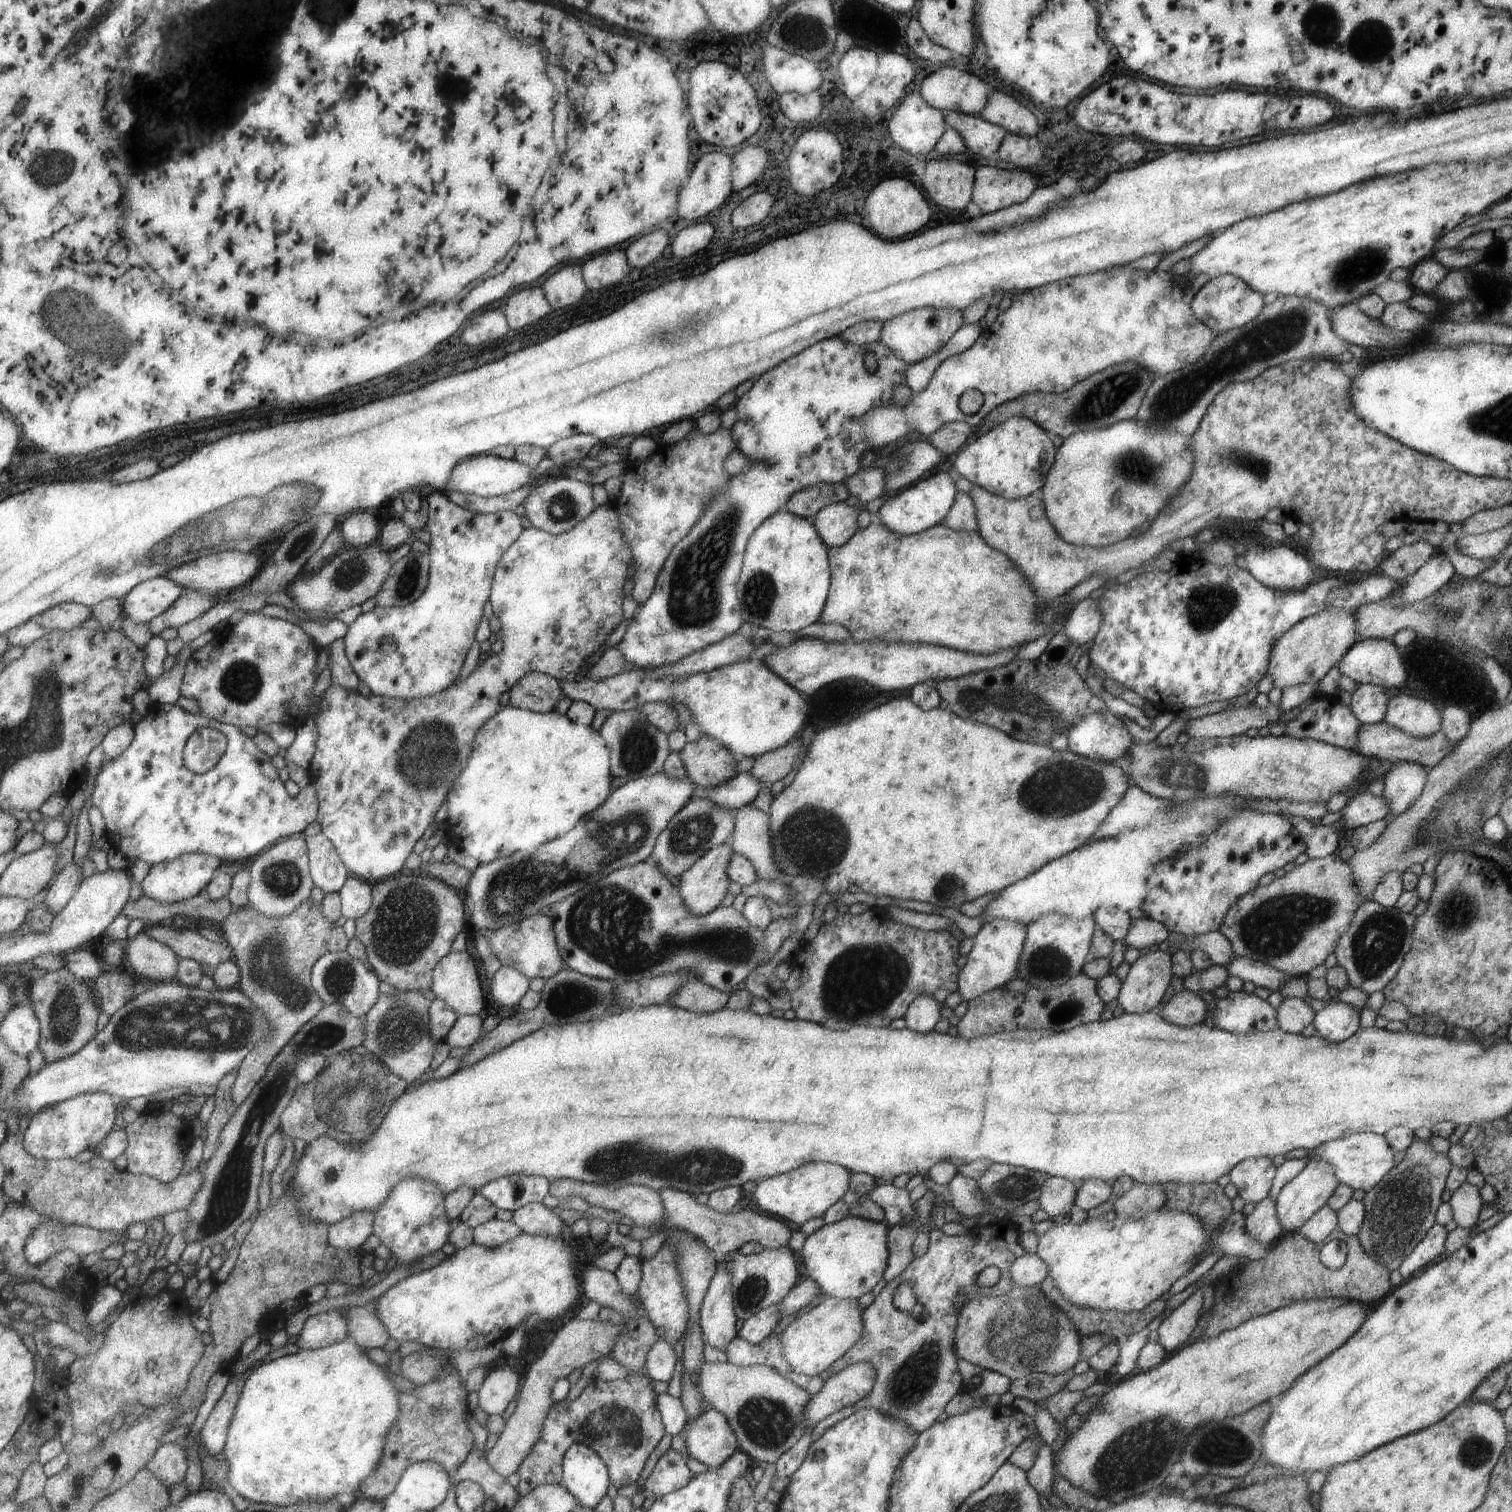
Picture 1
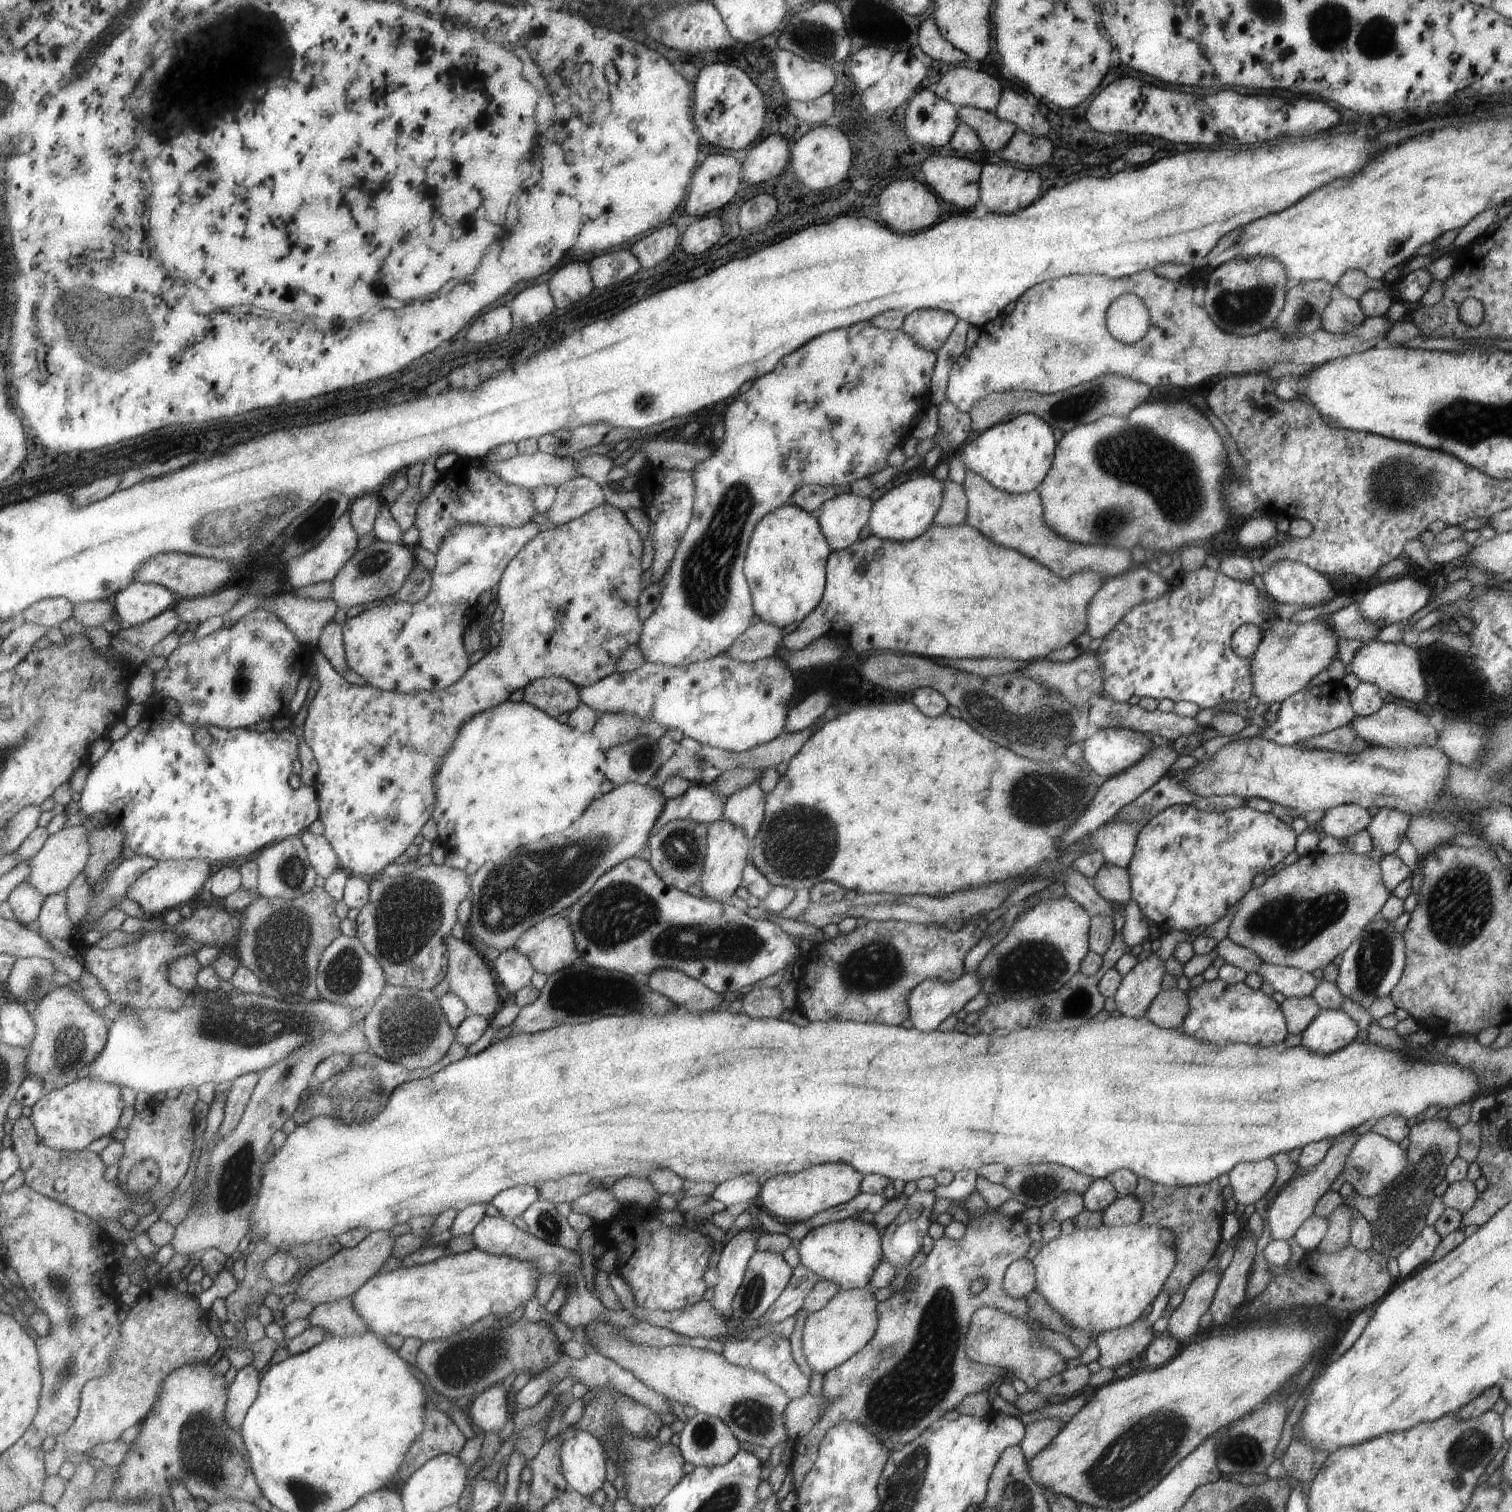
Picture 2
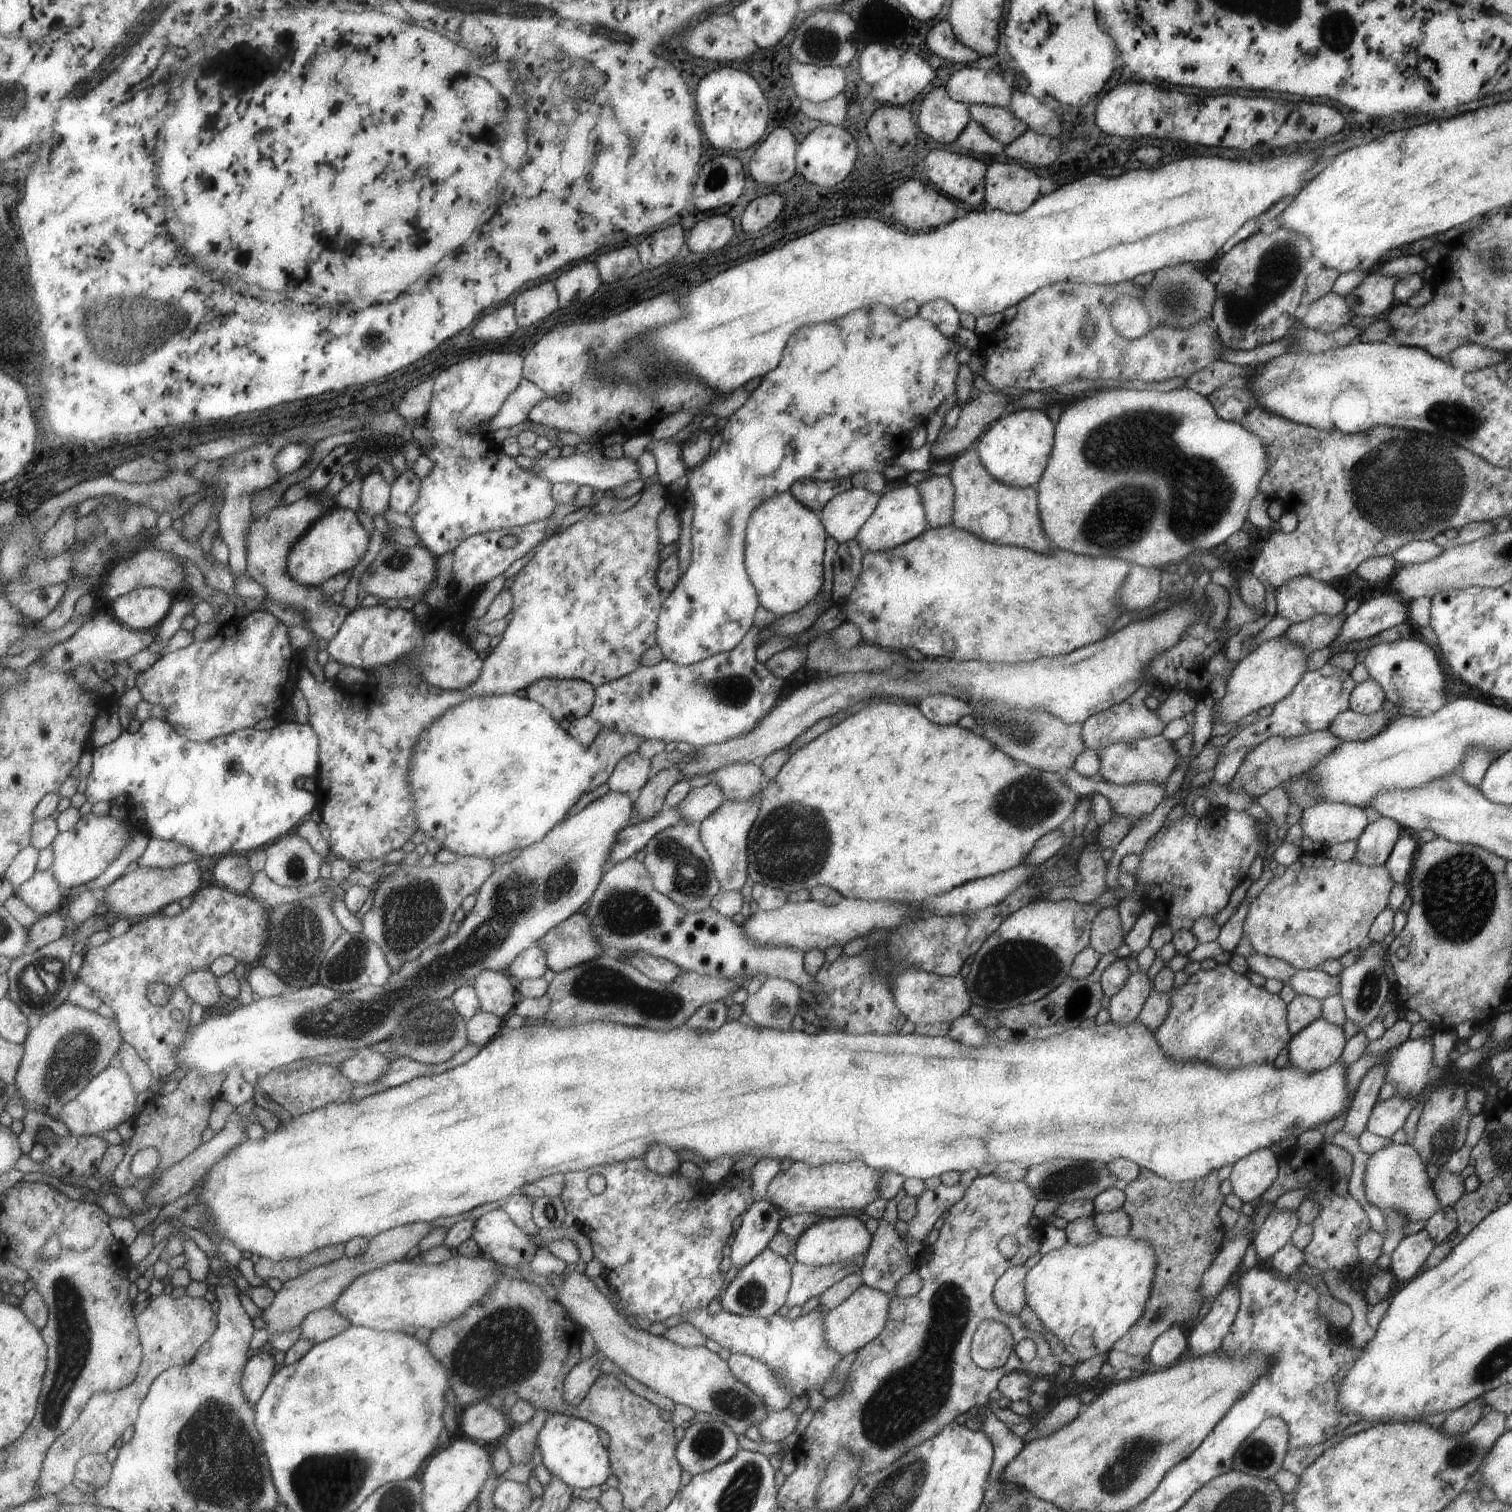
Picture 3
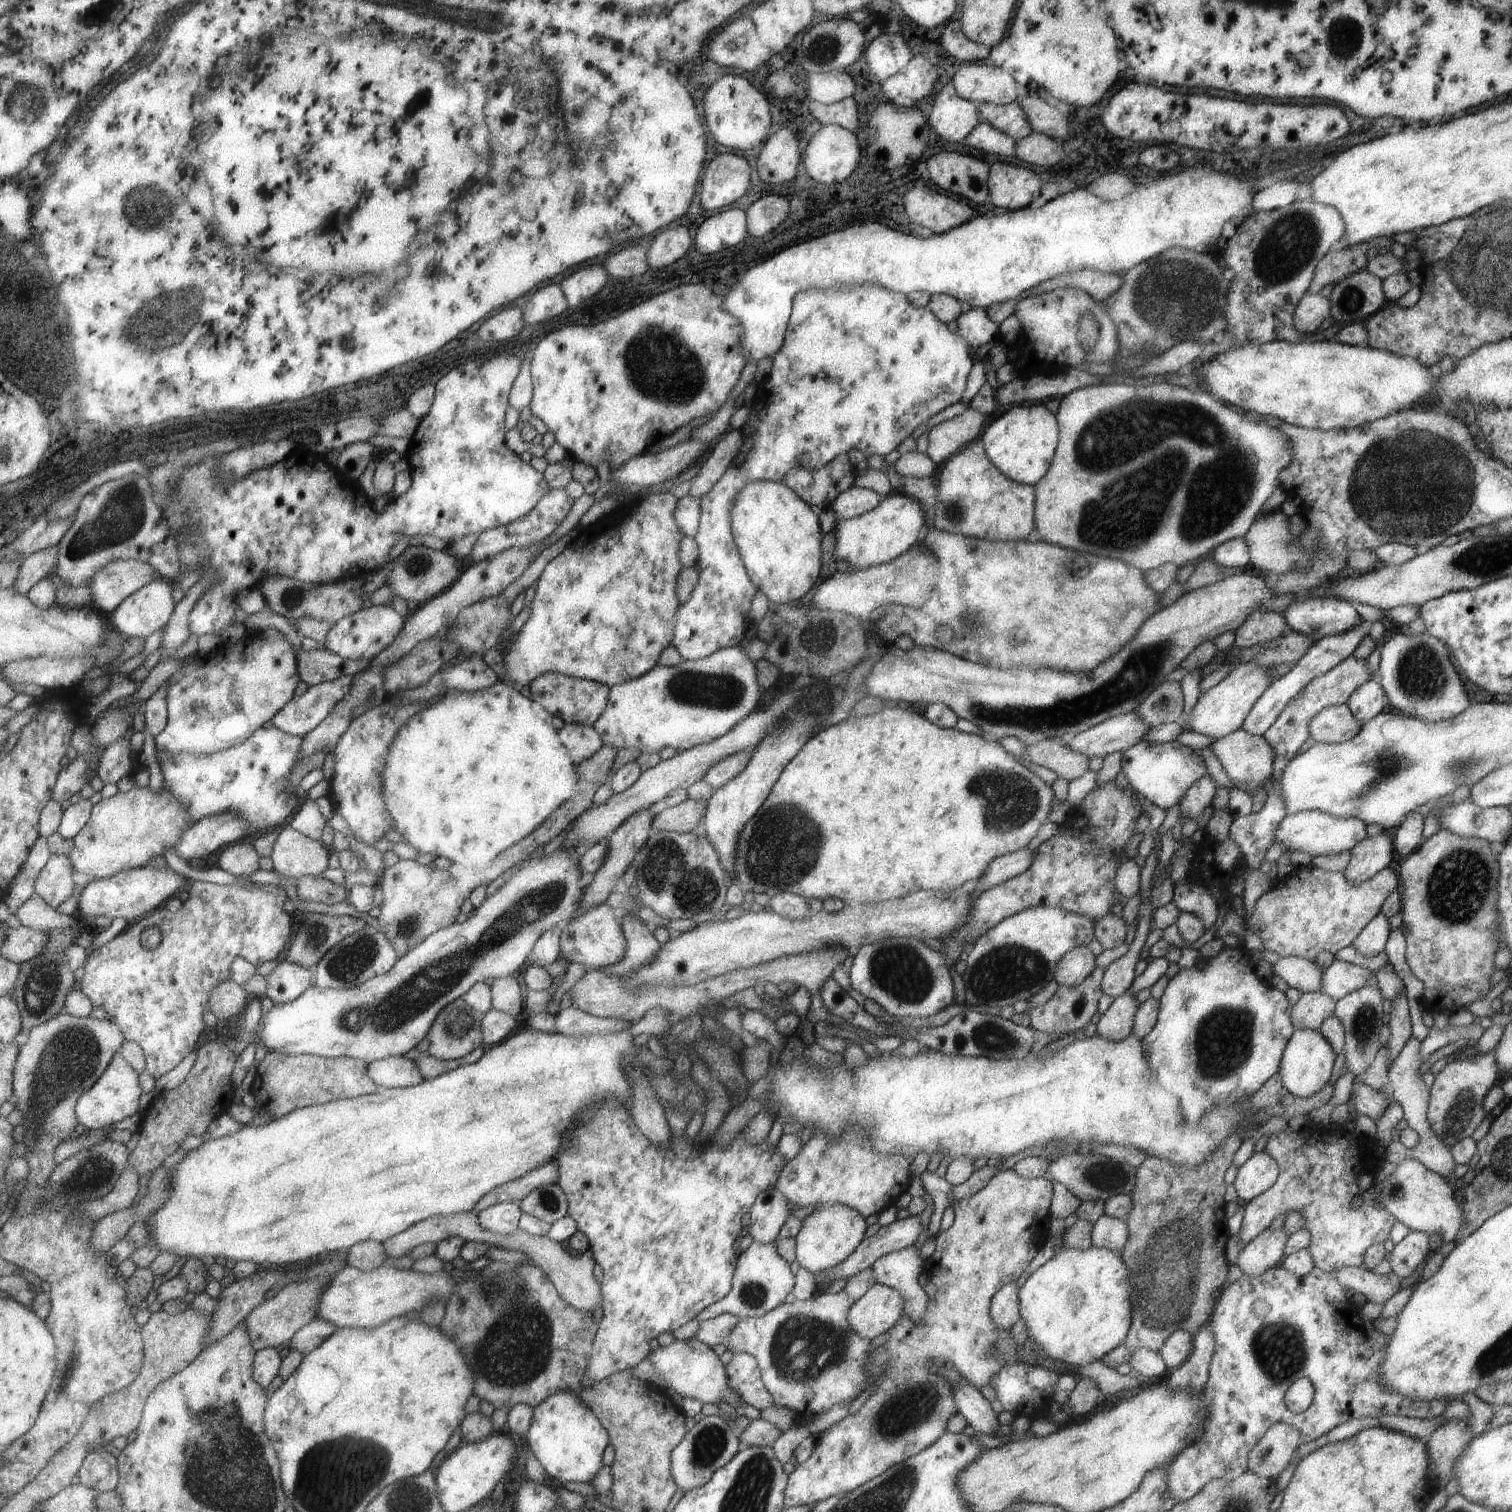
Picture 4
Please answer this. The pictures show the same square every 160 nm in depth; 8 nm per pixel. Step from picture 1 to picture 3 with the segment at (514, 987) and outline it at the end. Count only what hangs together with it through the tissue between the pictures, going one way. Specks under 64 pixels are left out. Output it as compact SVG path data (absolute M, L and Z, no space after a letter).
M535 944L530 949L522 951L514 962L507 968L506 973L514 984L521 979L532 979L545 975L549 970L545 953Z

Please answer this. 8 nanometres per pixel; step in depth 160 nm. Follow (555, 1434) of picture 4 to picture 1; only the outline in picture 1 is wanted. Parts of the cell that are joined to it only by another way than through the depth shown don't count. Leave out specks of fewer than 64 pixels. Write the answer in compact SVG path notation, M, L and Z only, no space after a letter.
M573 1443L567 1447L562 1456L562 1479L559 1486L565 1488L573 1498L576 1498L576 1501L580 1502L580 1505L592 1510L607 1492L609 1483L606 1466L590 1446L583 1443Z

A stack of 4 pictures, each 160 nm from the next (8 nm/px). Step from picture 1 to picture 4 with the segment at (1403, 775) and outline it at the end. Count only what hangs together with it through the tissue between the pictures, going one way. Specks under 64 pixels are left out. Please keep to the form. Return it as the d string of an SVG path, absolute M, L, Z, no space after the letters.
M1382 830L1378 836L1365 837L1350 850L1350 859L1342 875L1351 885L1361 884L1392 862L1393 851L1391 833Z

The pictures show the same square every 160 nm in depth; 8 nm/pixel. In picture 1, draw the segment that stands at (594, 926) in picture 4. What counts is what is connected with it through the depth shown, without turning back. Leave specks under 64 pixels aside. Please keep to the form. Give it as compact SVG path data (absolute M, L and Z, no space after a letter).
M539 914L504 926L502 929L484 931L490 940L489 944L484 946L485 950L495 953L501 965L515 967L528 979L533 977L549 978L565 966L559 954L553 924L554 920L551 917Z

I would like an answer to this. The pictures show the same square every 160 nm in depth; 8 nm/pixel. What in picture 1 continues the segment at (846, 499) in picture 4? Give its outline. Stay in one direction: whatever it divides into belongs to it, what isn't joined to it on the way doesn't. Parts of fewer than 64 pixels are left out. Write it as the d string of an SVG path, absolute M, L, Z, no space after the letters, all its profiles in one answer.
M845 501L828 504L817 511L812 523L821 540L828 547L845 544L858 530L857 507L849 506Z

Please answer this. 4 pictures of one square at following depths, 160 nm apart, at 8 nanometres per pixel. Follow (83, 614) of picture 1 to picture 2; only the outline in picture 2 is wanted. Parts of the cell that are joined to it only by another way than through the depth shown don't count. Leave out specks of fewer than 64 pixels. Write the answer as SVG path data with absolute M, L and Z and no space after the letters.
M47 597L21 612L20 620L46 627L58 627L74 616L75 605L67 597Z

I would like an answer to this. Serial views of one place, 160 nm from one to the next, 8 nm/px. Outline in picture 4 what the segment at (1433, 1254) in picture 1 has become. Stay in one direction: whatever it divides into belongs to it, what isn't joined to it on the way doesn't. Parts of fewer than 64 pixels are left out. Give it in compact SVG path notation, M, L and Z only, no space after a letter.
M1409 1231L1400 1242L1393 1245L1389 1264L1391 1272L1398 1279L1409 1276L1417 1264L1429 1256L1428 1237L1421 1231Z

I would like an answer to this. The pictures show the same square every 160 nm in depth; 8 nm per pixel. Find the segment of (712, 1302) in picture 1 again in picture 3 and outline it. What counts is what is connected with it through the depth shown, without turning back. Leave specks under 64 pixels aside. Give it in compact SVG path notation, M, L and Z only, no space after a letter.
M767 1198L751 1203L741 1214L740 1227L729 1250L730 1262L738 1269L759 1254L777 1232L783 1214Z

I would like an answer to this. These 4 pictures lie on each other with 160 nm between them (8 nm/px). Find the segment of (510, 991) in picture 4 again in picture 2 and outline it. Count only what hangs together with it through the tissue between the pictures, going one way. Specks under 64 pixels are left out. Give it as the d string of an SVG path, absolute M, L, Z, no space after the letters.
M455 936L447 937L445 944L449 948L449 968L447 968L448 992L455 992L469 1006L469 1013L481 1014L492 1018L499 1004L499 996L495 990L495 976L489 968L489 962L481 957L469 941L459 940Z

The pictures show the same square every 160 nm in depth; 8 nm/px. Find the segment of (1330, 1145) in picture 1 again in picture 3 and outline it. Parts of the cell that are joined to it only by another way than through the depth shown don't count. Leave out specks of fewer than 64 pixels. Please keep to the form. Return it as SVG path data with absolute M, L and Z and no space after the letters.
M1392 1142L1369 1155L1364 1174L1364 1196L1381 1211L1395 1211L1407 1221L1427 1220L1441 1207L1432 1182L1427 1180L1424 1162L1419 1153L1406 1143Z

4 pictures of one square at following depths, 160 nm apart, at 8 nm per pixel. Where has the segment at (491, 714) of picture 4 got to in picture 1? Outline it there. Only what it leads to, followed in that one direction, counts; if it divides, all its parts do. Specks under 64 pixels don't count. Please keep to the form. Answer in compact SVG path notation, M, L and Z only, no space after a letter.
M506 705L500 708L498 712L495 713L495 716L490 718L490 720L478 730L472 747L473 750L465 768L462 770L459 778L454 782L451 792L448 794L448 816L445 822L451 826L449 832L451 832L453 836L456 836L455 839L457 841L451 845L474 857L480 864L493 862L501 857L509 856L518 850L522 850L524 853L531 852L531 850L537 849L538 846L544 842L561 837L562 834L565 834L583 815L591 812L596 806L601 805L611 792L609 781L612 776L609 772L609 749L605 746L601 735L590 726L574 723L565 715L559 714L555 709L544 713L536 713L529 709L520 709L519 707Z

